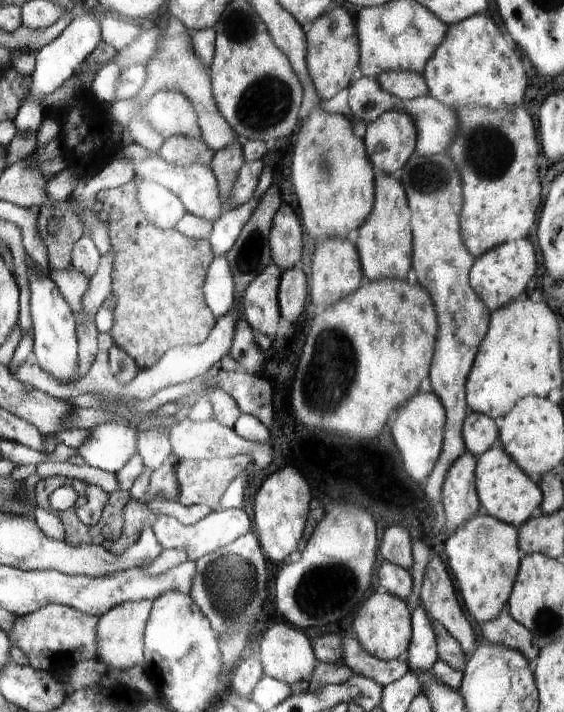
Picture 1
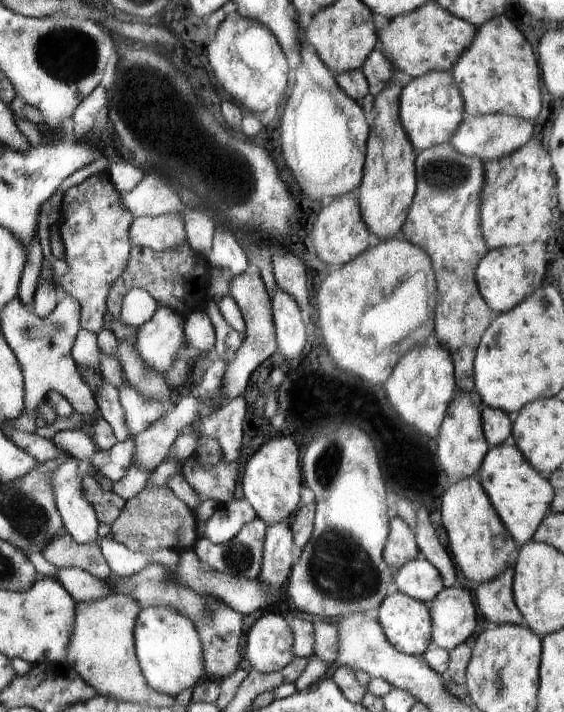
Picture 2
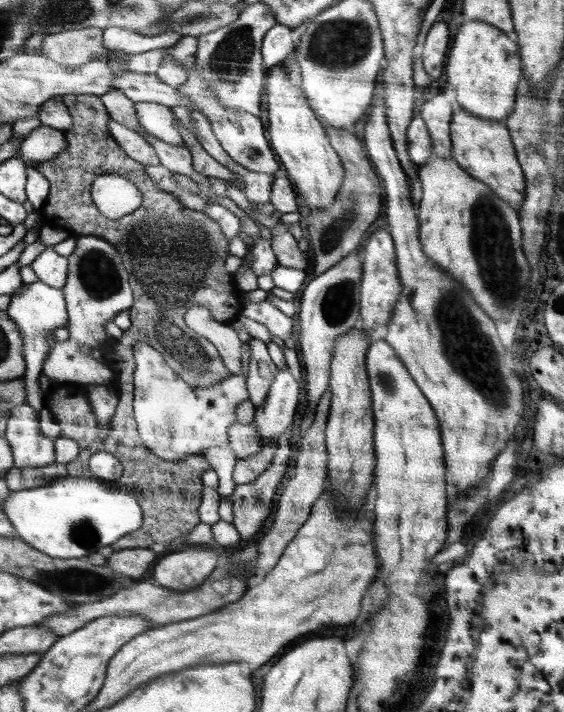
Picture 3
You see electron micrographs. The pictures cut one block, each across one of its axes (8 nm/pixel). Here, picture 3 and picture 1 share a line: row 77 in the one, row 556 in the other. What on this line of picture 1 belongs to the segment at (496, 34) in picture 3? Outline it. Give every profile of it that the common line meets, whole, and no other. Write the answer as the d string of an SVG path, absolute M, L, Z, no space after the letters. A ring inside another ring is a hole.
M481 511L462 524L455 530L454 535L446 540L446 555L448 555L449 570L454 574L460 589L461 600L464 601L464 606L468 608L470 614L479 624L497 618L509 602L521 566L523 554L519 548L519 530Z

